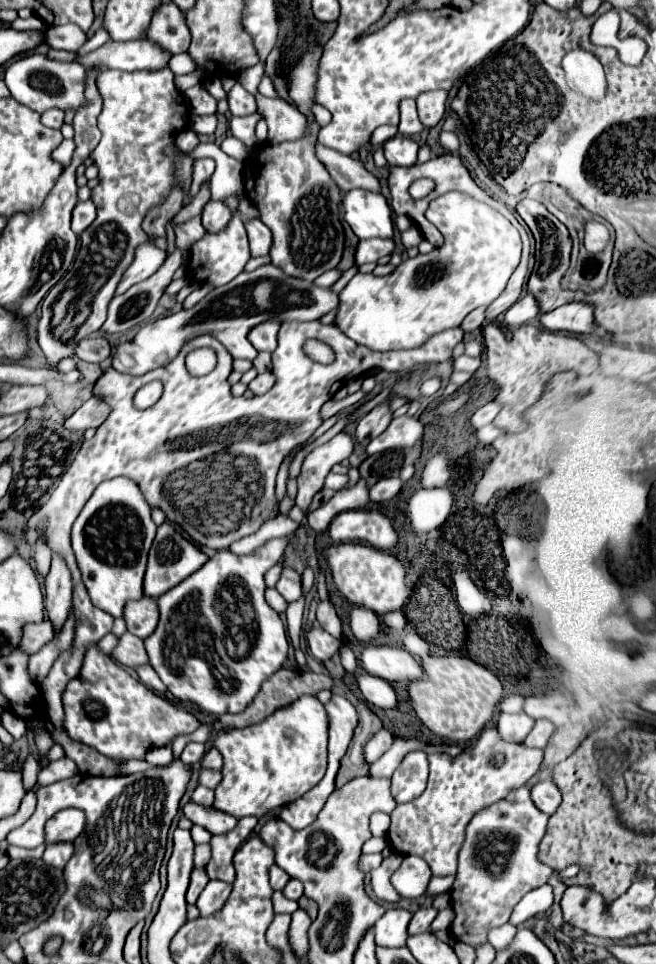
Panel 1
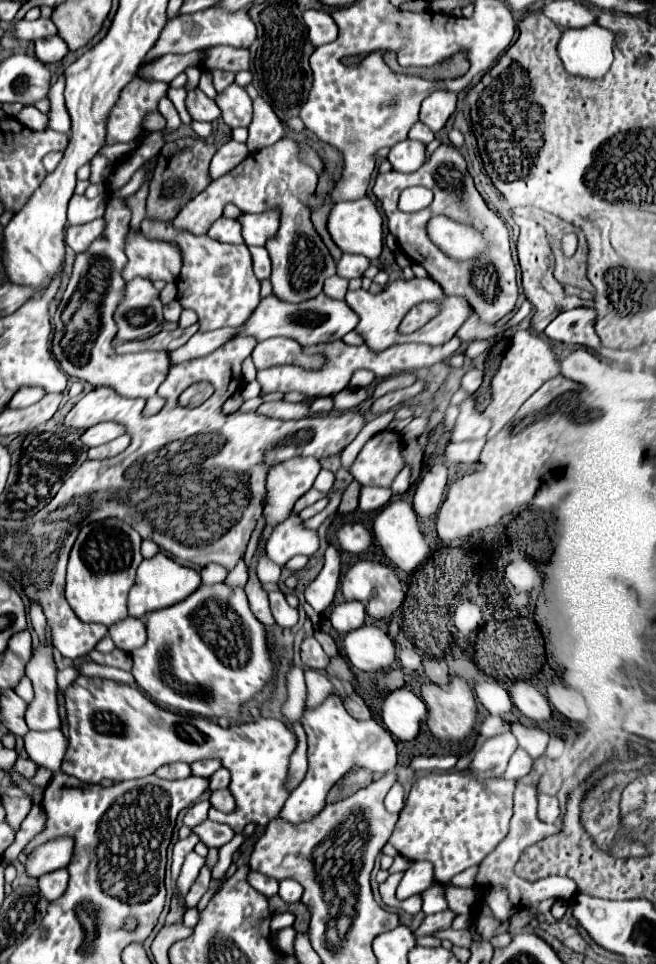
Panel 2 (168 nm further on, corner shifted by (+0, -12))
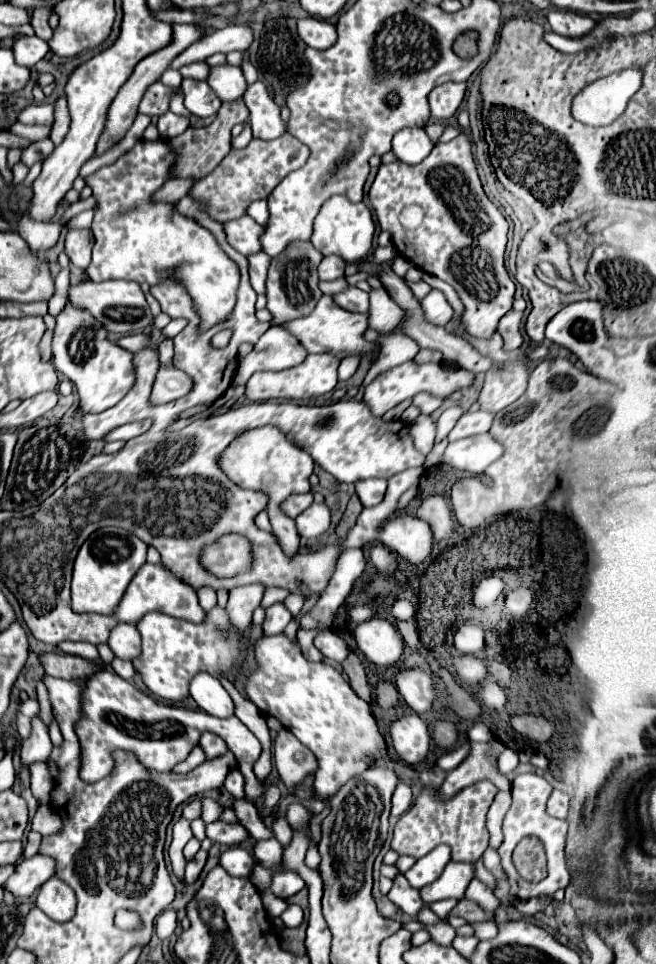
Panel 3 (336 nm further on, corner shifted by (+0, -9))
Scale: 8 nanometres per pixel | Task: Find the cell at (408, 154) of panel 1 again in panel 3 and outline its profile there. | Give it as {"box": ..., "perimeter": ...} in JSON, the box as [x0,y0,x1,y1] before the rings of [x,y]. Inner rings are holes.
{"box":[392,127,434,165],"perimeter":[[[406,127],[400,129],[392,139],[392,151],[396,157],[408,165],[416,165],[428,157],[434,143],[426,135],[422,127]]]}

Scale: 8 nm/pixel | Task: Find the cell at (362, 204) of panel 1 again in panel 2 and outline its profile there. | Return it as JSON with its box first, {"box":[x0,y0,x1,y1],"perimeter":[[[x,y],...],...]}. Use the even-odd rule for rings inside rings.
{"box":[328,196,382,258],"perimeter":[[[368,196],[338,202],[328,216],[328,232],[332,240],[342,248],[342,252],[362,254],[368,258],[378,258],[382,252],[382,216],[378,212],[376,202]]]}

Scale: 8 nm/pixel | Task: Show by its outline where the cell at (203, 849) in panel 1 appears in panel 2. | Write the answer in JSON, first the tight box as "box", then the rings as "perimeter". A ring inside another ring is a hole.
{"box":[178,852,204,896],"perimeter":[[[190,852],[186,856],[186,862],[182,866],[182,872],[180,872],[180,878],[178,878],[178,888],[182,892],[182,896],[190,890],[190,886],[194,884],[194,880],[198,878],[198,872],[202,870],[204,866],[204,858],[198,856],[196,852]]]}

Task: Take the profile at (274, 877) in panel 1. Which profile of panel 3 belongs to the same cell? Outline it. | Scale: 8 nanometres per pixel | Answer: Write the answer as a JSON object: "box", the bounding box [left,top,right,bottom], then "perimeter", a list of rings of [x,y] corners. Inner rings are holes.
{"box":[220,847,256,877],"perimeter":[[[232,847],[220,855],[220,865],[230,875],[236,875],[236,877],[250,877],[254,863],[256,863],[254,857],[248,851],[244,851],[242,847]]]}

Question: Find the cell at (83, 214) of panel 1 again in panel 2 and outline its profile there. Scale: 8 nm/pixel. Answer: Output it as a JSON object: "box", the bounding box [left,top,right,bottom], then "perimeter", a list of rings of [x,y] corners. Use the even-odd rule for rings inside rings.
{"box":[66,218,104,254],"perimeter":[[[96,218],[88,224],[80,224],[80,226],[68,226],[66,230],[66,244],[78,254],[78,252],[84,252],[92,240],[96,240],[104,230],[104,220],[102,218]]]}

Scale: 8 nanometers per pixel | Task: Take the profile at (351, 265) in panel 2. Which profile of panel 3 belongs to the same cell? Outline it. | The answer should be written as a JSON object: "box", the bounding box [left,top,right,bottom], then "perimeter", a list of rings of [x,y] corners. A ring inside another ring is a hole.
{"box":[318,257,344,281],"perimeter":[[[324,257],[322,263],[318,265],[318,277],[320,281],[332,281],[332,279],[338,279],[338,277],[344,277],[344,261],[342,257]]]}

